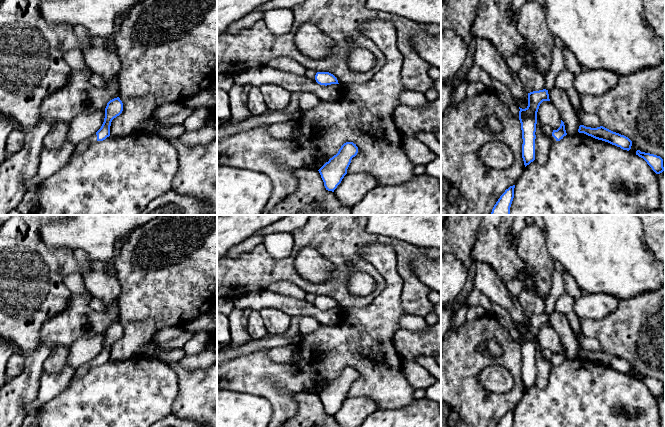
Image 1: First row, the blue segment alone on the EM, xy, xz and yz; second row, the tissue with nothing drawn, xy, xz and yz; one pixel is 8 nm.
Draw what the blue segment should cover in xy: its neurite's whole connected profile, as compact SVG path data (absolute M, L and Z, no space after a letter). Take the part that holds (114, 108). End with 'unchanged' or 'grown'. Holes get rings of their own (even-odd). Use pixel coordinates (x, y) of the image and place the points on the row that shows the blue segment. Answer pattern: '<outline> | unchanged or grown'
M119 97L110 100L105 108L105 118L101 128L91 137L85 141L78 143L75 146L73 153L70 155L69 162L71 162L76 156L83 153L91 144L97 141L103 141L110 136L110 126L114 118L119 116L123 111L123 103Z | grown

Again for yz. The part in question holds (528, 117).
M546 89L528 93L528 106L525 109L519 107L519 120L523 139L522 158L525 167L535 160L537 112L543 101L550 101Z | unchanged

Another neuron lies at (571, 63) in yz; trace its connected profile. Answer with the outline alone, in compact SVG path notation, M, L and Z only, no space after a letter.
M566 46L562 49L562 52L565 58L565 68L576 74L581 73L583 67L580 65L575 55Z

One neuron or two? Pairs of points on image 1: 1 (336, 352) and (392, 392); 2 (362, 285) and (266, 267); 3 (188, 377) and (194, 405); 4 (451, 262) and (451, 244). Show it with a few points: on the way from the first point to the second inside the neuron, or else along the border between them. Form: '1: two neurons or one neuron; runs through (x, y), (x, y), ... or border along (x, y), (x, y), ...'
1: one neuron; runs through (350, 352), (378, 378)
2: two neurons; border along (369, 274), (352, 273), (347, 280), (347, 290)
3: one neuron; runs through (193, 384), (194, 398)
4: two neurons; border along (451, 252), (468, 267)

